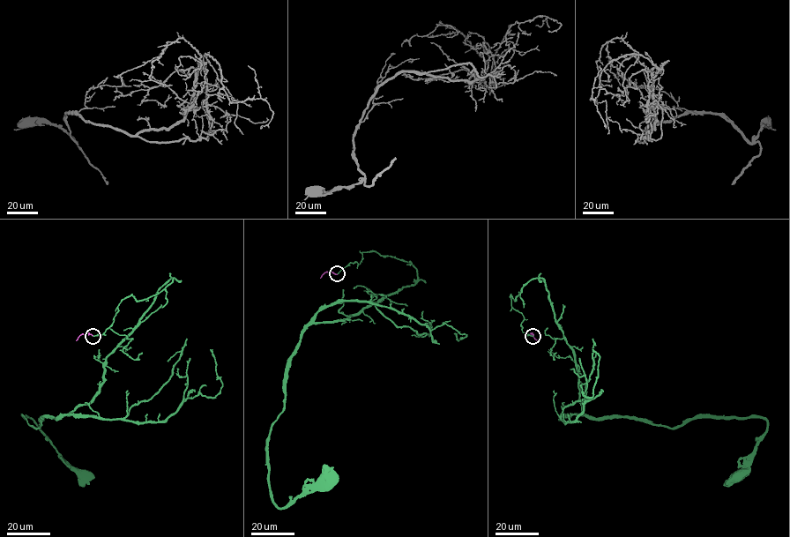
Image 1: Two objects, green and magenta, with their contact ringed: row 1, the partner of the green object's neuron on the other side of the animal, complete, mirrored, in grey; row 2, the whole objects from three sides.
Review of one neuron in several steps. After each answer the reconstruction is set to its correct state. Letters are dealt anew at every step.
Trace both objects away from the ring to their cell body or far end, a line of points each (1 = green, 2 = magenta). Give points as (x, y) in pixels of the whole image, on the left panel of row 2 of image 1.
1: (93, 336), (122, 300), (146, 299), (173, 278), (107, 358), (88, 403), (37, 428), (23, 417), (85, 474)
2: (93, 336), (81, 333), (76, 340)

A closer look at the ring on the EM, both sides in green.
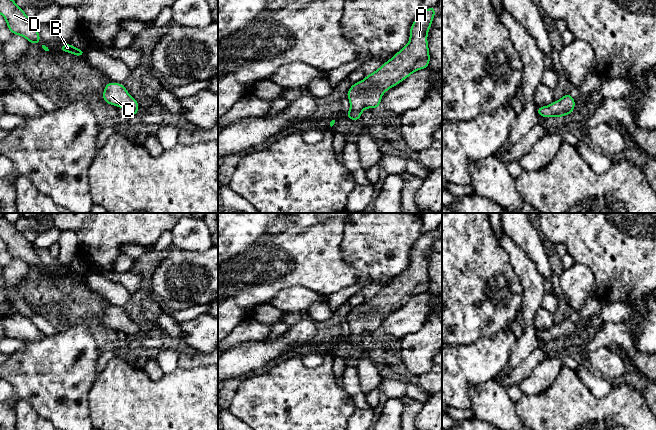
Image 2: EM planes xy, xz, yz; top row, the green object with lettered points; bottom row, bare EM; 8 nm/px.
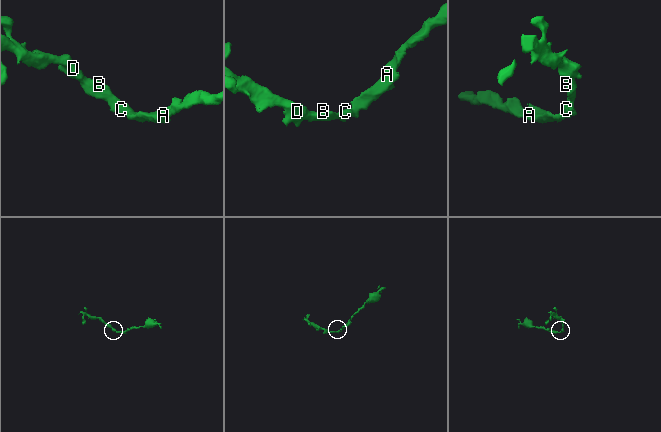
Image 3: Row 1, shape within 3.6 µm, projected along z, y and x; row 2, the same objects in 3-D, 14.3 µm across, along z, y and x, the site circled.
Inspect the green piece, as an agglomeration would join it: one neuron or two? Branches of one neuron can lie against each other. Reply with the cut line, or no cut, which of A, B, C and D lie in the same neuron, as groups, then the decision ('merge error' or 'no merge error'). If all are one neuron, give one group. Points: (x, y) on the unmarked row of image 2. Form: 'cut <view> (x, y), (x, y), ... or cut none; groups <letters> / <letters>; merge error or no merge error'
cut none; groups A B C D; no merge error

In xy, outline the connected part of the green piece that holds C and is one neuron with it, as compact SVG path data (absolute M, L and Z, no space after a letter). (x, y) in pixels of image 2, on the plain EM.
M116 306L107 307L104 312L102 323L110 328L127 334L134 341L139 334L138 326L131 321L123 308Z

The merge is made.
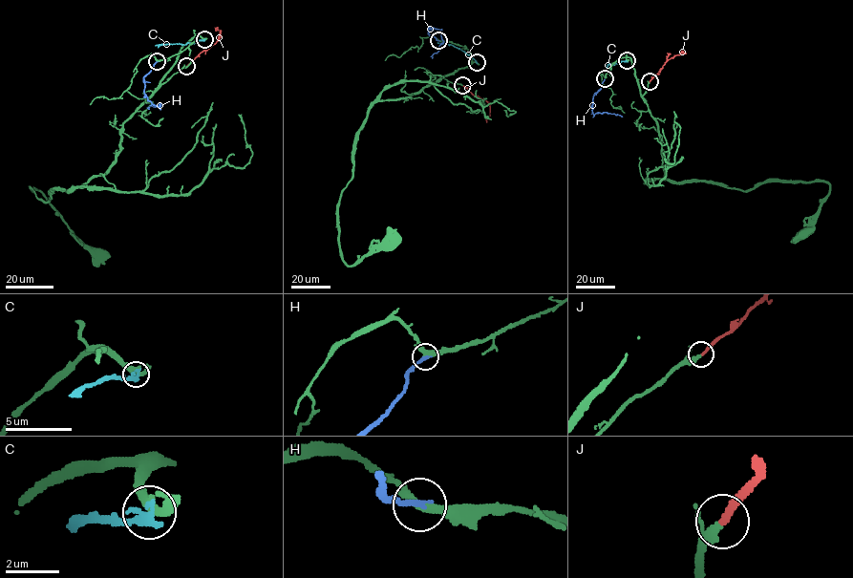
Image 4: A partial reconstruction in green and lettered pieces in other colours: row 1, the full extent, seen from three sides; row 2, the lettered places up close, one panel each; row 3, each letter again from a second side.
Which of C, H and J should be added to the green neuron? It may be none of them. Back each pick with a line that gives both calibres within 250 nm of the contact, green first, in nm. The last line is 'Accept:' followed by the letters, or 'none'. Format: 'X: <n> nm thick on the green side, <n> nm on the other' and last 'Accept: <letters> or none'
H: 320 nm thick on the green side, 240 nm on the other
J: 280 nm thick on the green side, 240 nm on the other
Accept: H, J

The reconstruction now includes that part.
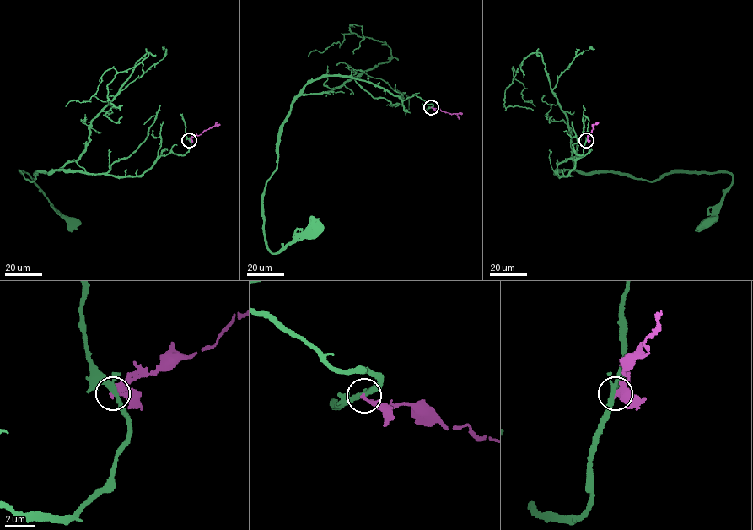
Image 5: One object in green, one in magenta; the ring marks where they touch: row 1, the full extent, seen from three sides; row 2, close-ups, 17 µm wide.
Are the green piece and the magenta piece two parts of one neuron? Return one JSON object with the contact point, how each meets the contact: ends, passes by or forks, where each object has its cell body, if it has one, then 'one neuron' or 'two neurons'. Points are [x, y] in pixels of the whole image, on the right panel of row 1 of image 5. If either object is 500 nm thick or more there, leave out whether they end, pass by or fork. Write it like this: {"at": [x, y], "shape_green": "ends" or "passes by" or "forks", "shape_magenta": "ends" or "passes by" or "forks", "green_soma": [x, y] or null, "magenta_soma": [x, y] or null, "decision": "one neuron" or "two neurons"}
{"at": [586, 140], "shape_green": "forks", "shape_magenta": "ends", "green_soma": [707, 223], "magenta_soma": null, "decision": "two neurons"}

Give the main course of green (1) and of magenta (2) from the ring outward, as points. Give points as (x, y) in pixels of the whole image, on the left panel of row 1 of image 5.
1: (189, 139), (185, 154), (161, 155), (139, 175), (55, 170), (39, 172), (29, 181), (20, 172), (73, 221)
2: (189, 139), (217, 121)

